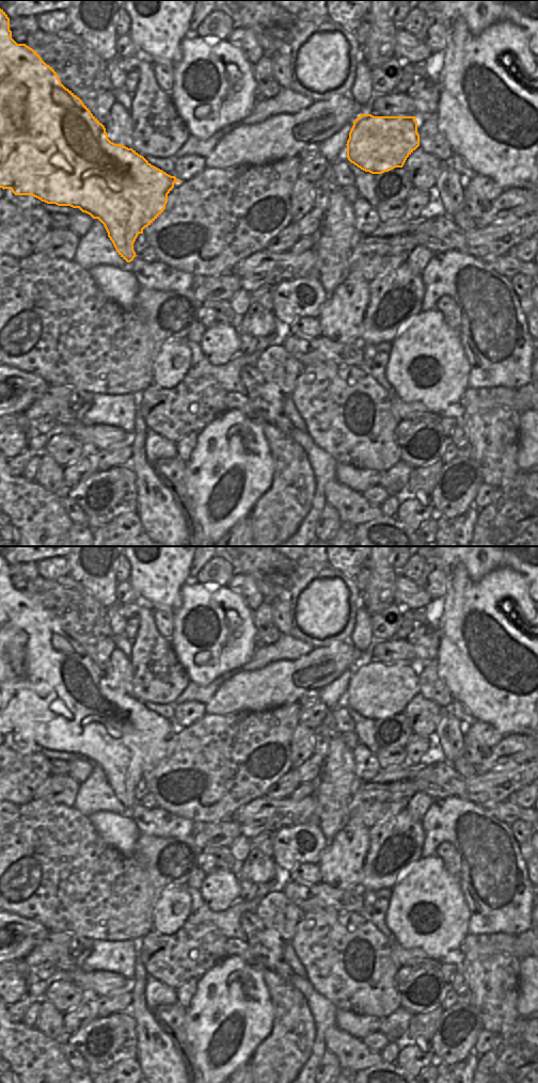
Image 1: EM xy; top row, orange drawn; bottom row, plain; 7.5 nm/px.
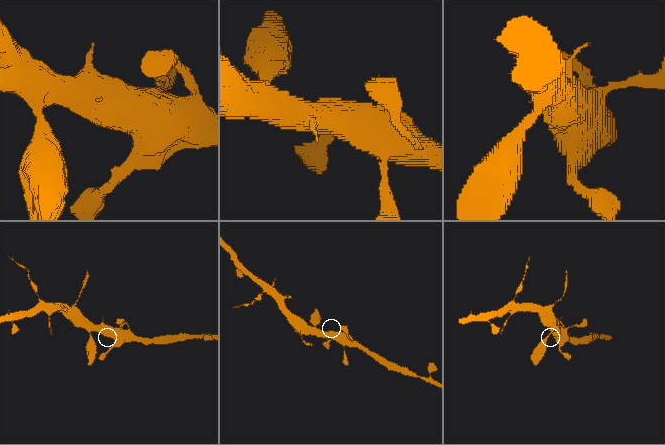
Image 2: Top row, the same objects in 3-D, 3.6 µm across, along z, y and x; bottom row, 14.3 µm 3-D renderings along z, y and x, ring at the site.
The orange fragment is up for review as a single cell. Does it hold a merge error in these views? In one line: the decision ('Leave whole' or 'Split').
Leave whole.

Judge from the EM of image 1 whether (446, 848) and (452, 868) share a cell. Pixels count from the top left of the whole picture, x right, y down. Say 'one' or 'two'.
one

